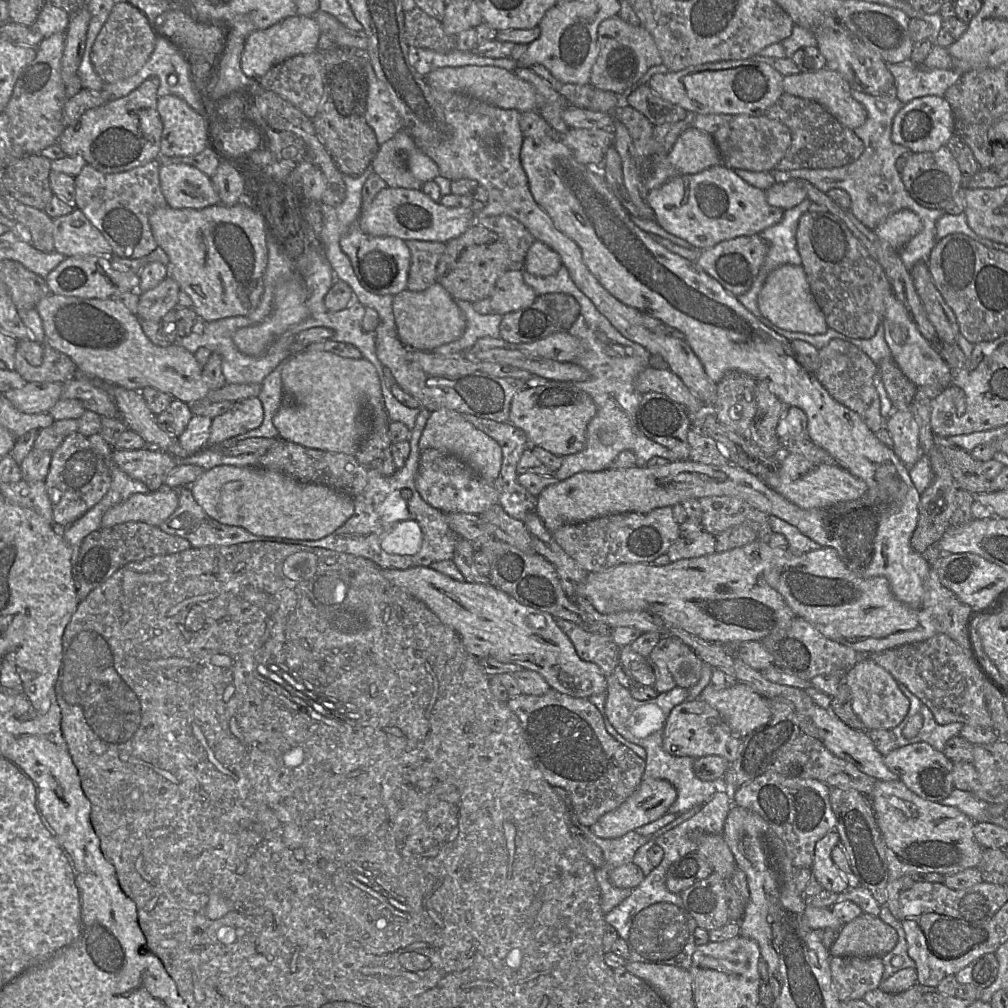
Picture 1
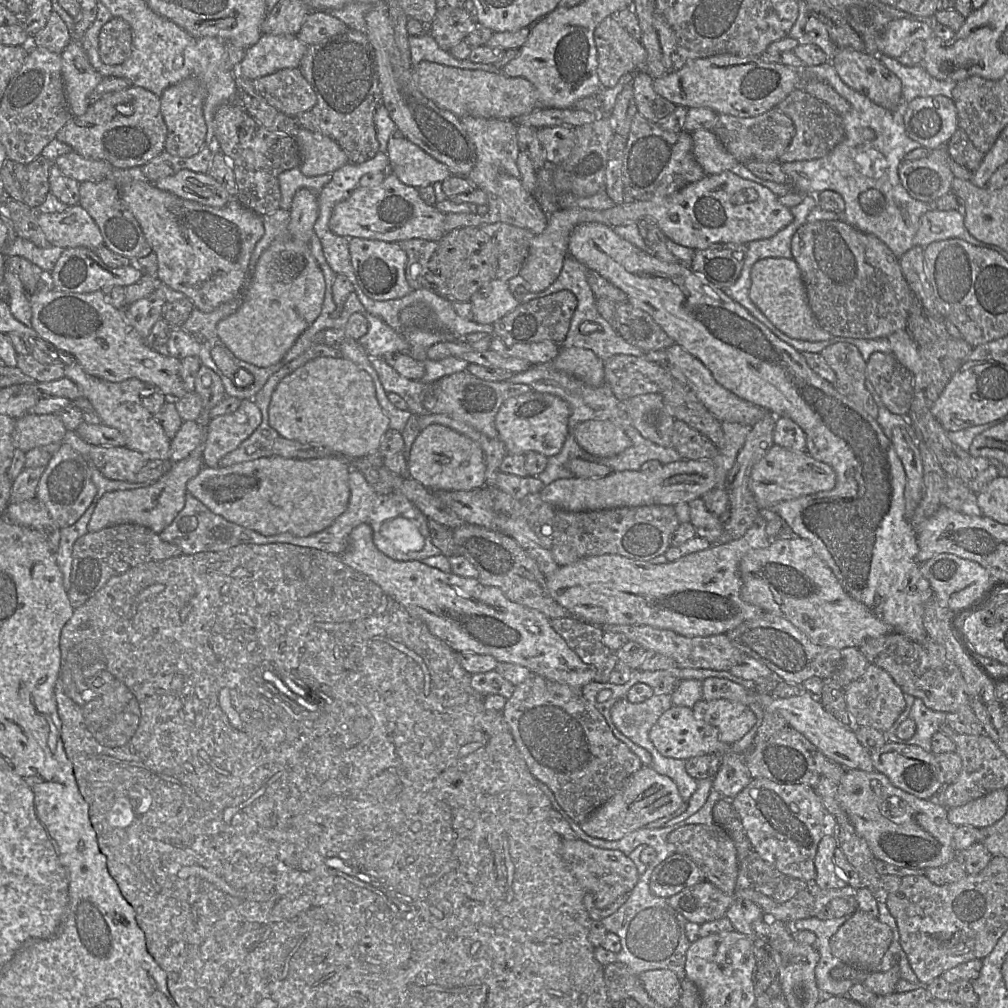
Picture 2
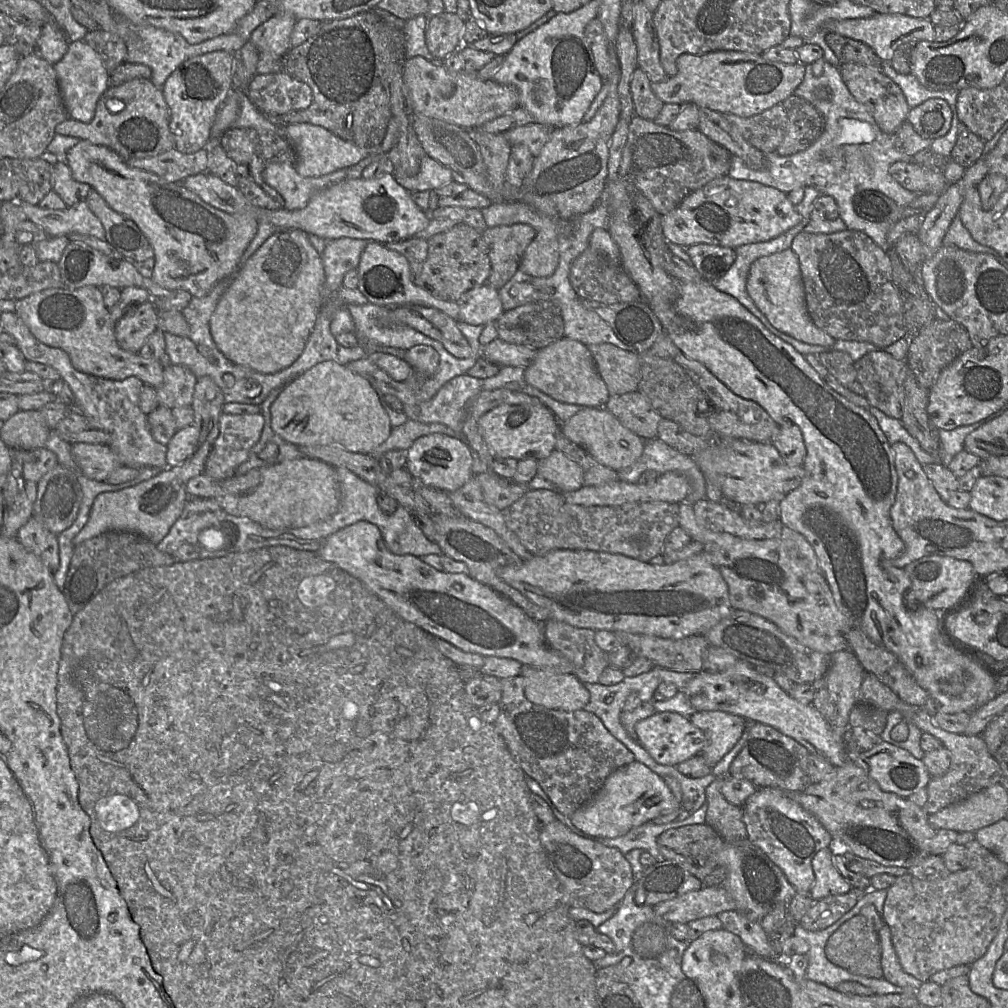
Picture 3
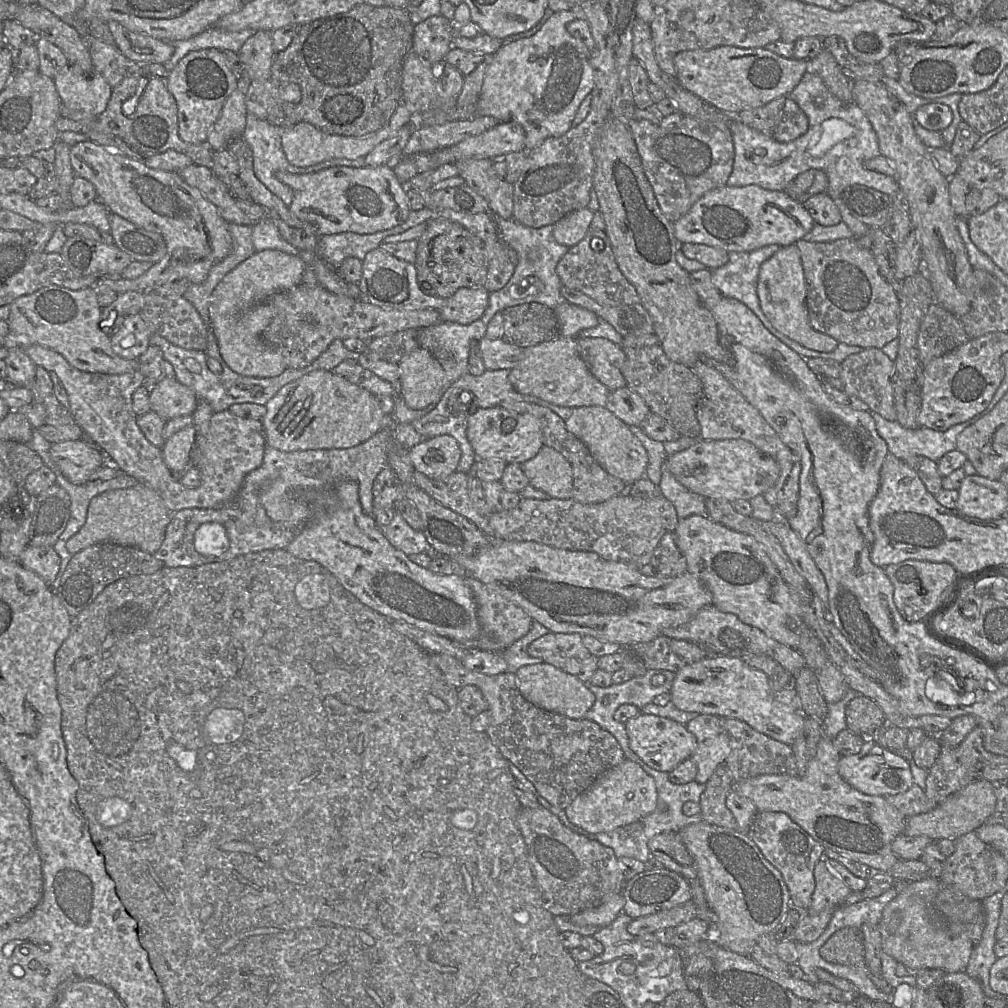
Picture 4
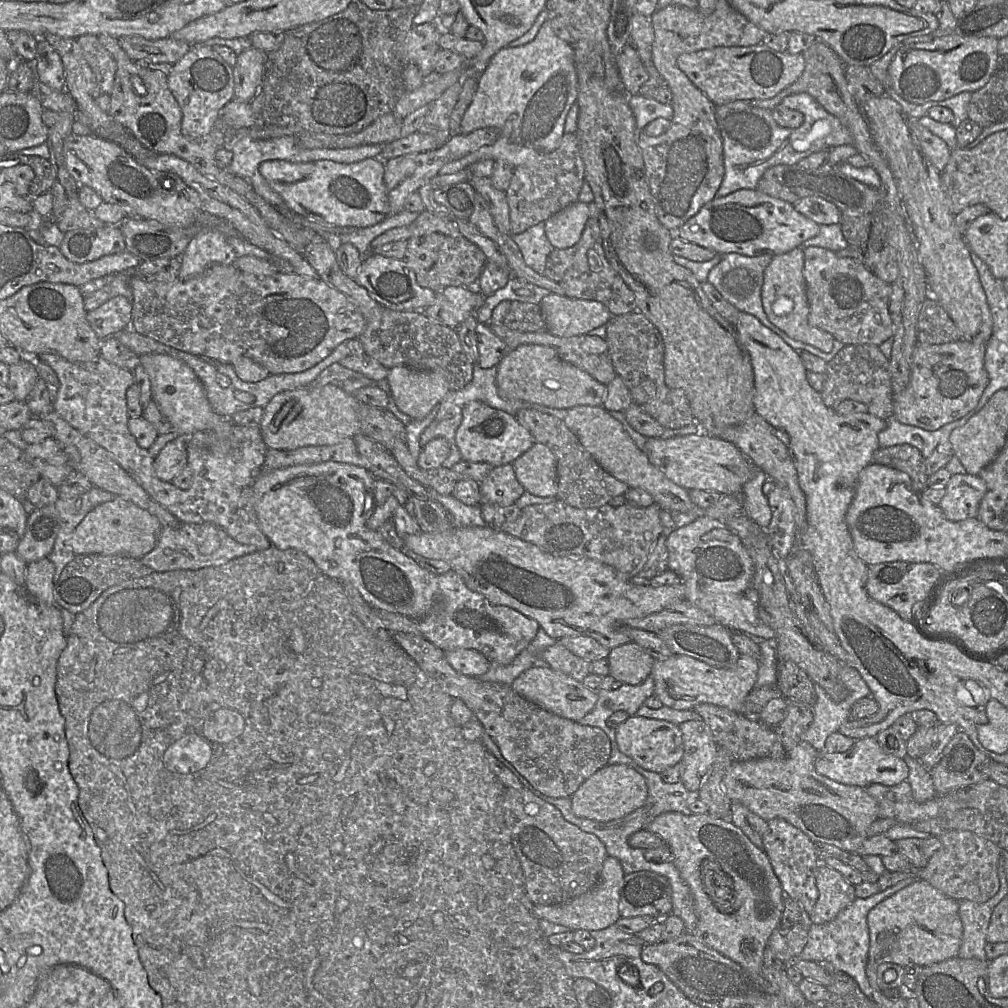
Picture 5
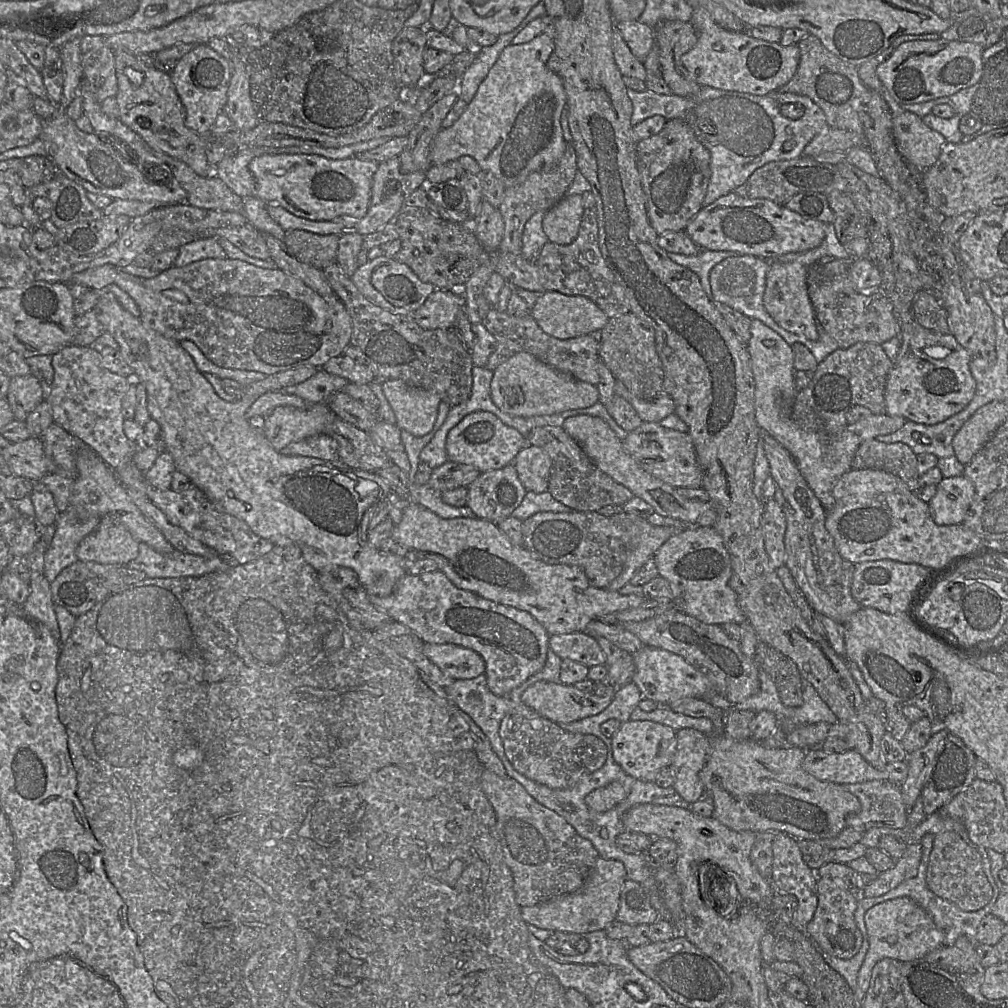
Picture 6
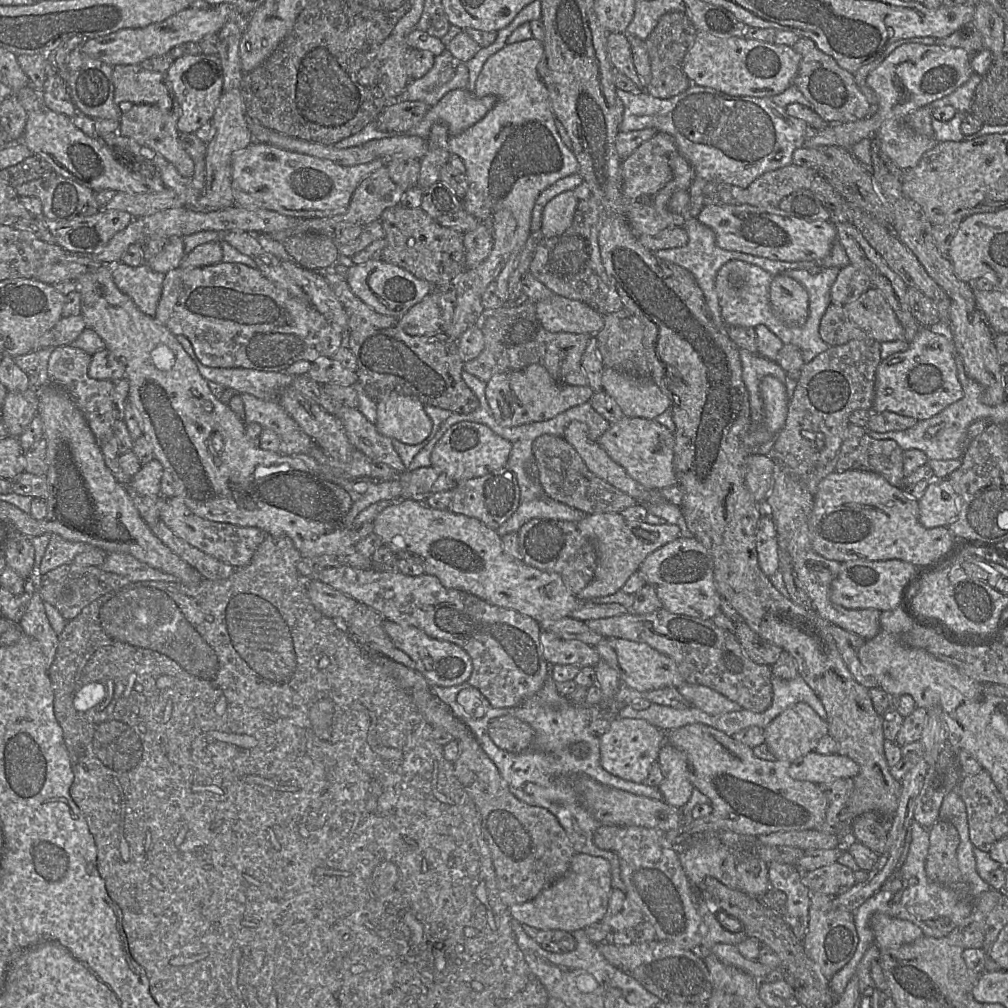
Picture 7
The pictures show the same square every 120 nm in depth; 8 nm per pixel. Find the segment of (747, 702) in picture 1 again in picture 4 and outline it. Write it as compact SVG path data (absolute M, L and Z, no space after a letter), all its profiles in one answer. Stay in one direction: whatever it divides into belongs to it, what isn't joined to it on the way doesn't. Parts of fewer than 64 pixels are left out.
M698 714L685 726L697 739L697 748L689 758L697 766L694 780L706 784L729 755L730 737L722 725L722 718L715 715Z

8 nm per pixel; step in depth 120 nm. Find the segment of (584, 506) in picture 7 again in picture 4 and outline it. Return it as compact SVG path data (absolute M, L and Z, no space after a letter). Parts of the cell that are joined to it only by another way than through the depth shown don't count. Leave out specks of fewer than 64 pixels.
M511 400L501 402L499 407L521 414L530 414L537 419L542 432L544 445L549 446L561 453L572 466L572 499L582 504L599 504L620 494L626 486L626 483L624 483L621 479L610 475L595 461L587 446L581 440L567 431L565 421L549 408L535 403Z

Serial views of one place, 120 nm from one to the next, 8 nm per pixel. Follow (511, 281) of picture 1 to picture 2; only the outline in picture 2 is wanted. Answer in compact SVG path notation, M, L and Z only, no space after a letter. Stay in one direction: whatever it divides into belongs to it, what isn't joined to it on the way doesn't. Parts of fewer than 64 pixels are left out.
M498 278L477 290L469 302L472 306L472 320L492 325L520 304L511 293L507 281Z

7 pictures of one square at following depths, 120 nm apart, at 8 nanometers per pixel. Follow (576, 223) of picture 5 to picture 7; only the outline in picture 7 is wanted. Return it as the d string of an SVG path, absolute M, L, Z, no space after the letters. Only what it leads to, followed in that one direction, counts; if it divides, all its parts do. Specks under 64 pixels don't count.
M565 191L546 204L540 229L544 238L561 235L571 226L578 201L573 191Z

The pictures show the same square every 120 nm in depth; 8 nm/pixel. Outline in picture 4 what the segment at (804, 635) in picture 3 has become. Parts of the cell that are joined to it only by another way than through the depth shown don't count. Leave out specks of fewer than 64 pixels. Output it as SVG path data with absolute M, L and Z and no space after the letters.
M707 514L679 519L674 534L681 556L686 559L687 571L696 576L711 592L713 606L722 612L736 615L743 623L761 630L779 643L795 649L799 647L796 628L803 623L801 603L783 581L760 543L747 534L713 521Z

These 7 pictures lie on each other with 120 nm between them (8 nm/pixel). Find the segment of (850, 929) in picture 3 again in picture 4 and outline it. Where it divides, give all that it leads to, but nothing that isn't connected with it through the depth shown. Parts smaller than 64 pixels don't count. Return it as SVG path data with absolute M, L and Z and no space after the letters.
M845 927L836 931L820 948L820 956L831 963L855 967L861 970L880 991L890 994L893 991L882 975L870 972L865 961L865 949L861 930Z

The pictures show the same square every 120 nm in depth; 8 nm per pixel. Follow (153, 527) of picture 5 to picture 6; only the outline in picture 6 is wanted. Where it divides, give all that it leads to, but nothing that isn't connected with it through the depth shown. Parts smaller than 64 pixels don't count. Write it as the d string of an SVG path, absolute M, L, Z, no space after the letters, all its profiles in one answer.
M104 516L97 528L87 535L76 549L77 559L100 564L127 565L139 554L139 542L135 540L117 516Z

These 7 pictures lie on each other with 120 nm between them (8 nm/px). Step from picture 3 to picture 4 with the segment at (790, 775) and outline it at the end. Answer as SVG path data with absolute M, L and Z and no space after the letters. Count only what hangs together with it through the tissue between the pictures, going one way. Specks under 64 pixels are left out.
M722 718L722 725L730 737L731 750L725 760L734 783L763 774L798 775L791 745L762 734L747 723L733 718Z

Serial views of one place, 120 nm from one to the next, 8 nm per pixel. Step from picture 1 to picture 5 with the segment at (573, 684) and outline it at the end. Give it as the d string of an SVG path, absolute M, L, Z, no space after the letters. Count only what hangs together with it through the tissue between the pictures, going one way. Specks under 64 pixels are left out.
M333 461L261 471L251 485L252 503L259 528L273 546L280 550L292 548L303 552L326 576L353 585L372 608L419 620L439 599L439 575L421 568L388 544L378 531L367 526L366 517L372 515L376 506L373 497L375 481L376 478L362 467Z

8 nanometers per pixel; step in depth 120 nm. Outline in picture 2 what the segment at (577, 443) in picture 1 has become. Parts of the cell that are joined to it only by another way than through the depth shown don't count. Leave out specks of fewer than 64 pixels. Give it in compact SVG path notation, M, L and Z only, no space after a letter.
M531 390L526 394L505 400L495 417L495 427L508 454L527 454L538 452L546 457L558 454L568 435L569 404L559 396Z

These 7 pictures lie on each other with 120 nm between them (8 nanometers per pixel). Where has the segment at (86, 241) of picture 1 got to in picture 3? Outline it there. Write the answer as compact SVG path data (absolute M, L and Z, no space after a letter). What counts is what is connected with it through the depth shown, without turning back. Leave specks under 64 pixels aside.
M85 200L65 209L43 209L37 205L18 201L23 212L49 237L81 233L105 239L105 230Z

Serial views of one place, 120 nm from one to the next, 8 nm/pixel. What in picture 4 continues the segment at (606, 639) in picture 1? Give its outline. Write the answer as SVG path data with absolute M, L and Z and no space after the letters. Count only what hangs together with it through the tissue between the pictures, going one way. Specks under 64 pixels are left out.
M548 632L533 641L527 651L531 657L539 658L544 663L576 676L584 683L598 669L598 657L590 653L582 642L579 633Z

